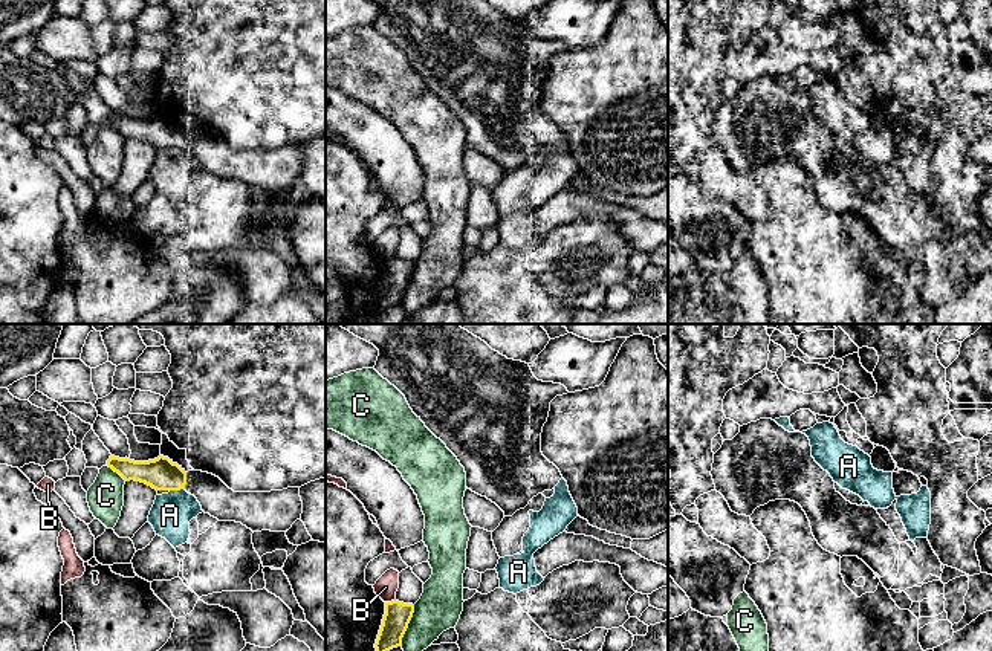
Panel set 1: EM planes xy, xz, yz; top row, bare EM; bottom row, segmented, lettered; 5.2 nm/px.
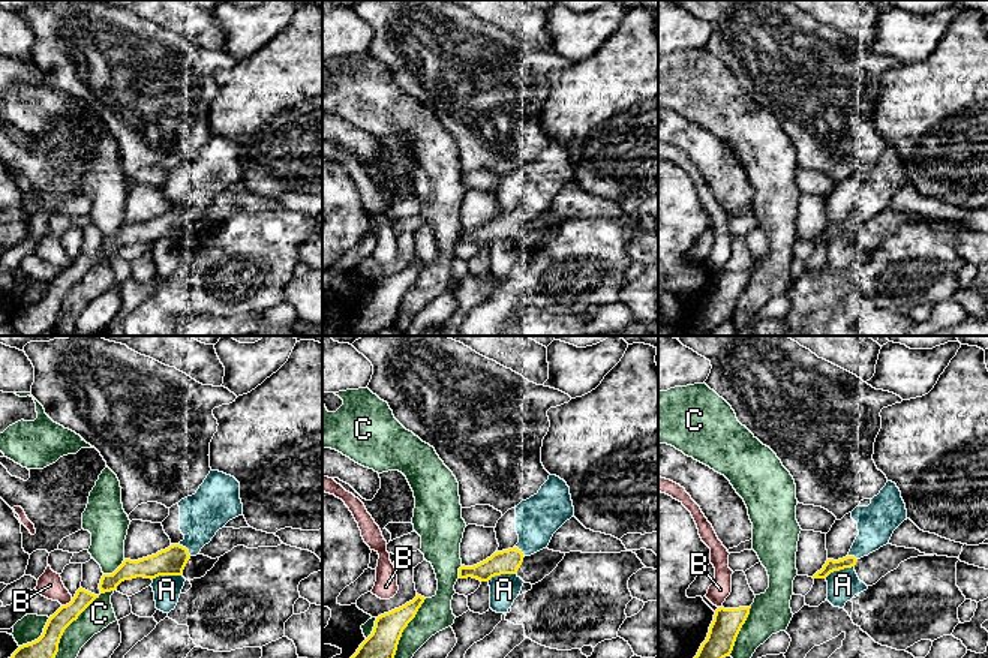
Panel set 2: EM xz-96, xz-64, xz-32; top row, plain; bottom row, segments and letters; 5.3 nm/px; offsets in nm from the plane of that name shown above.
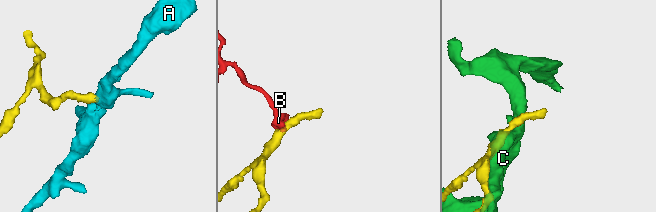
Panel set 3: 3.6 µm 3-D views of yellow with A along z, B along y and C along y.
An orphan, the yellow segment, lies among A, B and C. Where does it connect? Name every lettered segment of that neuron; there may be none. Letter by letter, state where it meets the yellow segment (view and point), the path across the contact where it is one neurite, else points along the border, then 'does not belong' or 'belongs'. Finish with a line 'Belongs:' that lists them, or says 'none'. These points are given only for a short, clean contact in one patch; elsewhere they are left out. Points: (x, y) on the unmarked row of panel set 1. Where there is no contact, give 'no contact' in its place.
A: meets yellow in xy at (176, 147); does not belong
B: meets yellow in xz at (392, 259); border along xz (395, 255), (385, 260); does not belong
C: meets yellow in xz at (407, 283); does not belong
Belongs: none

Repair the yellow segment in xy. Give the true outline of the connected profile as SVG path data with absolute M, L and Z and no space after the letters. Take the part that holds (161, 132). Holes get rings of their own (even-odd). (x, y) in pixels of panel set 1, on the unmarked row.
M110 113L107 124L125 139L141 139L156 148L185 147L197 156L205 171L219 179L242 180L252 189L286 189L303 171L300 145L271 150L234 150L219 134L202 128L186 130L164 113L148 119Z

